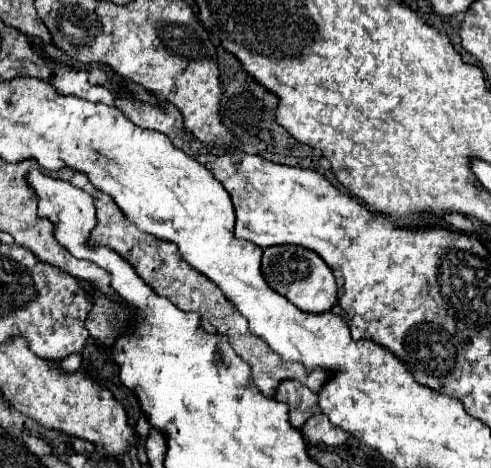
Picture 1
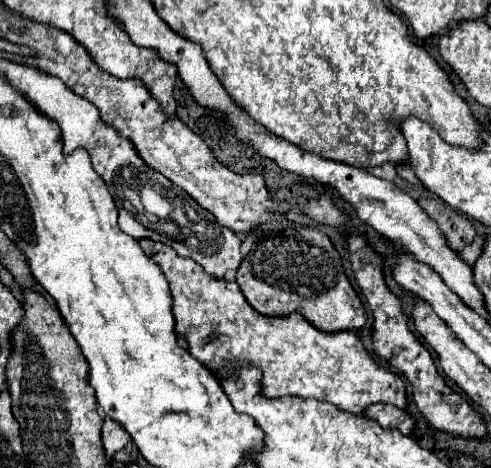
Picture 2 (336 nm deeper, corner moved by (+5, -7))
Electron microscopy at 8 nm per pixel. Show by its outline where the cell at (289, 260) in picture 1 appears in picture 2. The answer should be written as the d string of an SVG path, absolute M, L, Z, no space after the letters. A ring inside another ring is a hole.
M277 224L253 242L243 258L237 284L245 300L263 316L289 316L299 312L321 332L359 330L367 322L365 308L345 276L341 258L327 234L315 226Z

